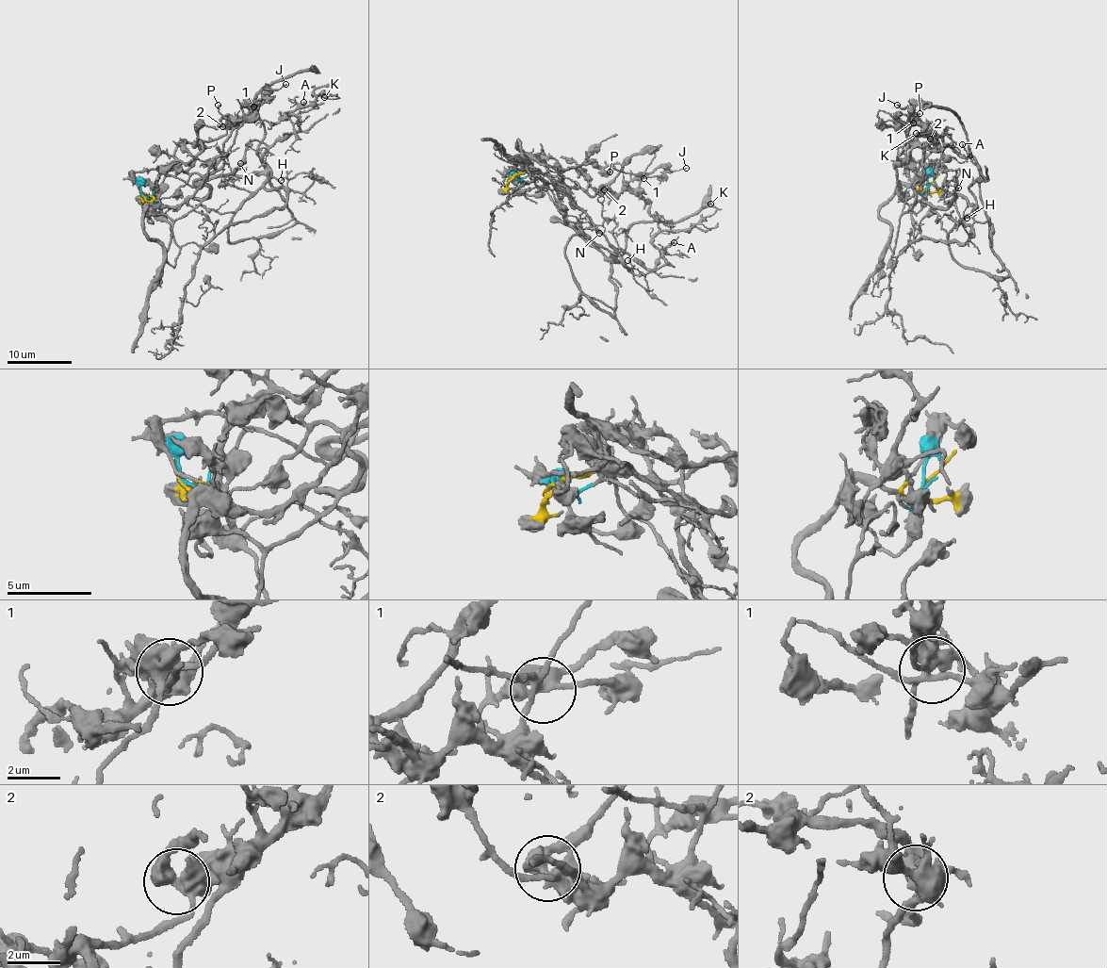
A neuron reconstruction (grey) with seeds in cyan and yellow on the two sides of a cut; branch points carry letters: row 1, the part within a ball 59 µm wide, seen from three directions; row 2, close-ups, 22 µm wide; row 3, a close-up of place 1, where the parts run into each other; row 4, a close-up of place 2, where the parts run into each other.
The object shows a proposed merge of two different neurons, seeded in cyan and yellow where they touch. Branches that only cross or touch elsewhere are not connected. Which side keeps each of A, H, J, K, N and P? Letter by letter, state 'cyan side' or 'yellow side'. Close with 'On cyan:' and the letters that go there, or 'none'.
A: cyan side
H: cyan side
J: cyan side
K: cyan side
N: cyan side
P: yellow side
On cyan: A, H, J, K, N

